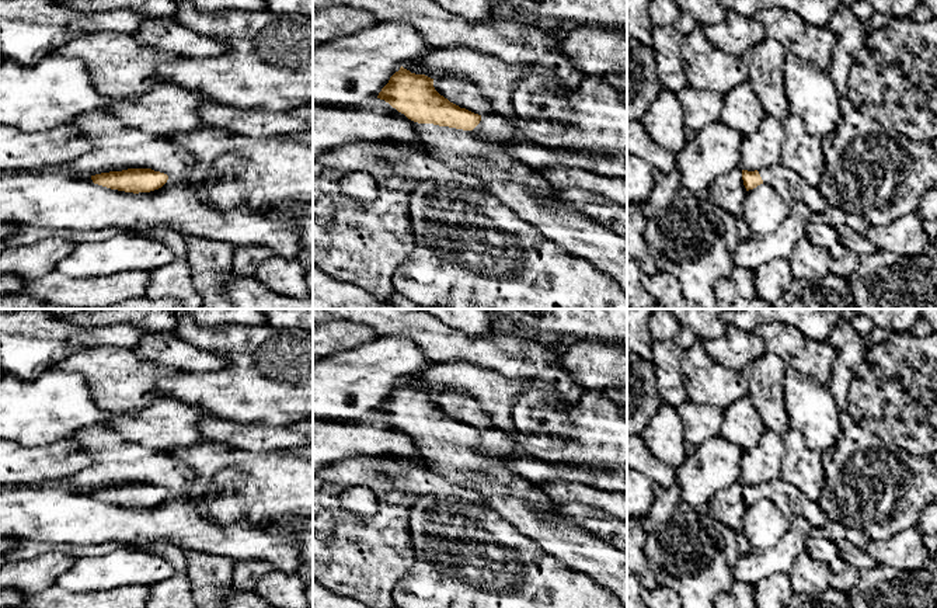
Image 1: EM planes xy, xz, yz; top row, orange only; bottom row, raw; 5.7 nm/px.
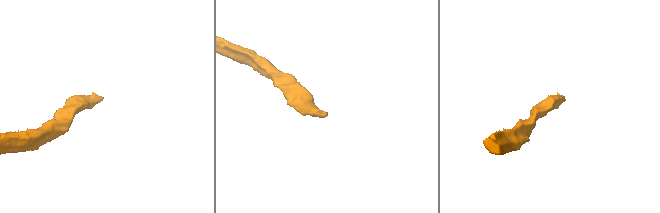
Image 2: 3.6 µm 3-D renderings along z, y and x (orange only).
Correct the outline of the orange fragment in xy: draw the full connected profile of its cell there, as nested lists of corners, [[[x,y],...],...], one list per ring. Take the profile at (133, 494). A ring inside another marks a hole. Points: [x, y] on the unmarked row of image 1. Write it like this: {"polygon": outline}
{"polygon": [[[128,483],[122,486],[109,486],[91,490],[94,498],[125,505],[125,507],[150,507],[161,503],[168,490],[151,483]]]}

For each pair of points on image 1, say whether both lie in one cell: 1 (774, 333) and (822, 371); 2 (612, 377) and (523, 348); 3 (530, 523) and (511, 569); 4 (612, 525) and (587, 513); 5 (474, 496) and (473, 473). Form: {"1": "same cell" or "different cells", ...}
{"1": "same cell", "2": "different cells", "3": "different cells", "4": "same cell", "5": "different cells"}

